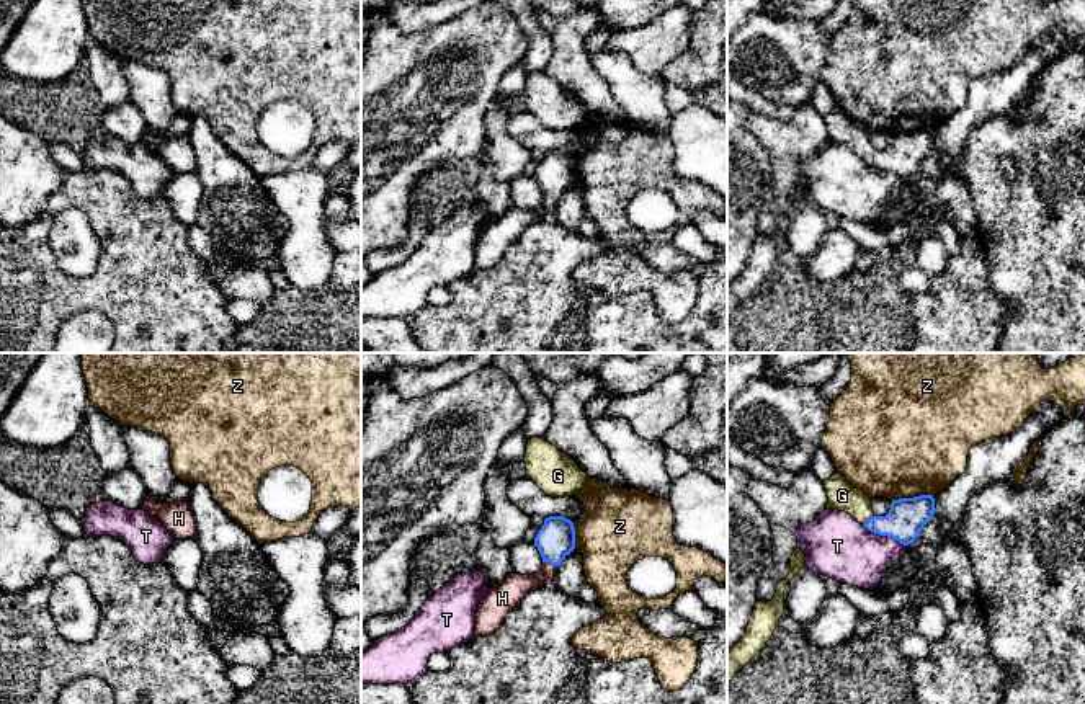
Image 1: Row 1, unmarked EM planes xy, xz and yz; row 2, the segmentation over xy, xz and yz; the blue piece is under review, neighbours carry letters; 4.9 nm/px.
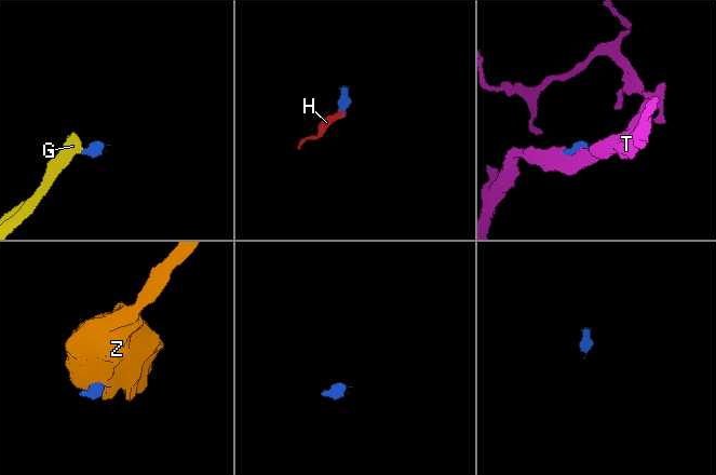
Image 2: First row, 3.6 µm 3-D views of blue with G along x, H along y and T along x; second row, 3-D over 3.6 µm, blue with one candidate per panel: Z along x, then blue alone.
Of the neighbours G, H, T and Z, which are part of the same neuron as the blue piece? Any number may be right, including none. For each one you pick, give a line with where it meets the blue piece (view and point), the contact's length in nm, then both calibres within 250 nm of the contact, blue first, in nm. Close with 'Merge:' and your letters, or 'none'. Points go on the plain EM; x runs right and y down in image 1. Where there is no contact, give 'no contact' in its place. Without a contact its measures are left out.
G: yz (868, 152) | 80 nm | 190/140 nm
H: xz (549, 196) | 80 nm | 190/130 nm
Merge: G, H

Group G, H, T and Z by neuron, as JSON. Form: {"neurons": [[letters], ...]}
{"neurons": [["G", "H"], ["T"], ["Z"]]}

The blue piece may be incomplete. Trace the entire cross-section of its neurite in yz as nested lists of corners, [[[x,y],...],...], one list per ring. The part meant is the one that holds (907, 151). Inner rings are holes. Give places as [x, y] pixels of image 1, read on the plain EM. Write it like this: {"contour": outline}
{"contour": [[[833,108],[824,116],[828,136],[827,144],[838,144],[851,149],[868,165],[887,170],[904,180],[912,178],[923,160],[933,152],[933,129],[892,134],[886,150],[876,150],[871,134],[855,123],[842,108]]]}

